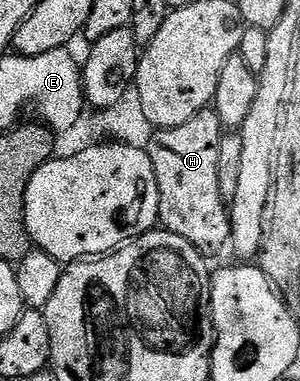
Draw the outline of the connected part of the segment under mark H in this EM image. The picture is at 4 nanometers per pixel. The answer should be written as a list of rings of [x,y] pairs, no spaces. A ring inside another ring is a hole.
[[[215,108],[203,109],[194,119],[182,123],[182,127],[156,129],[146,142],[150,163],[154,163],[154,175],[160,192],[159,224],[174,235],[182,235],[206,259],[213,259],[223,249],[229,248],[229,208],[218,187],[218,147],[222,126]]]

